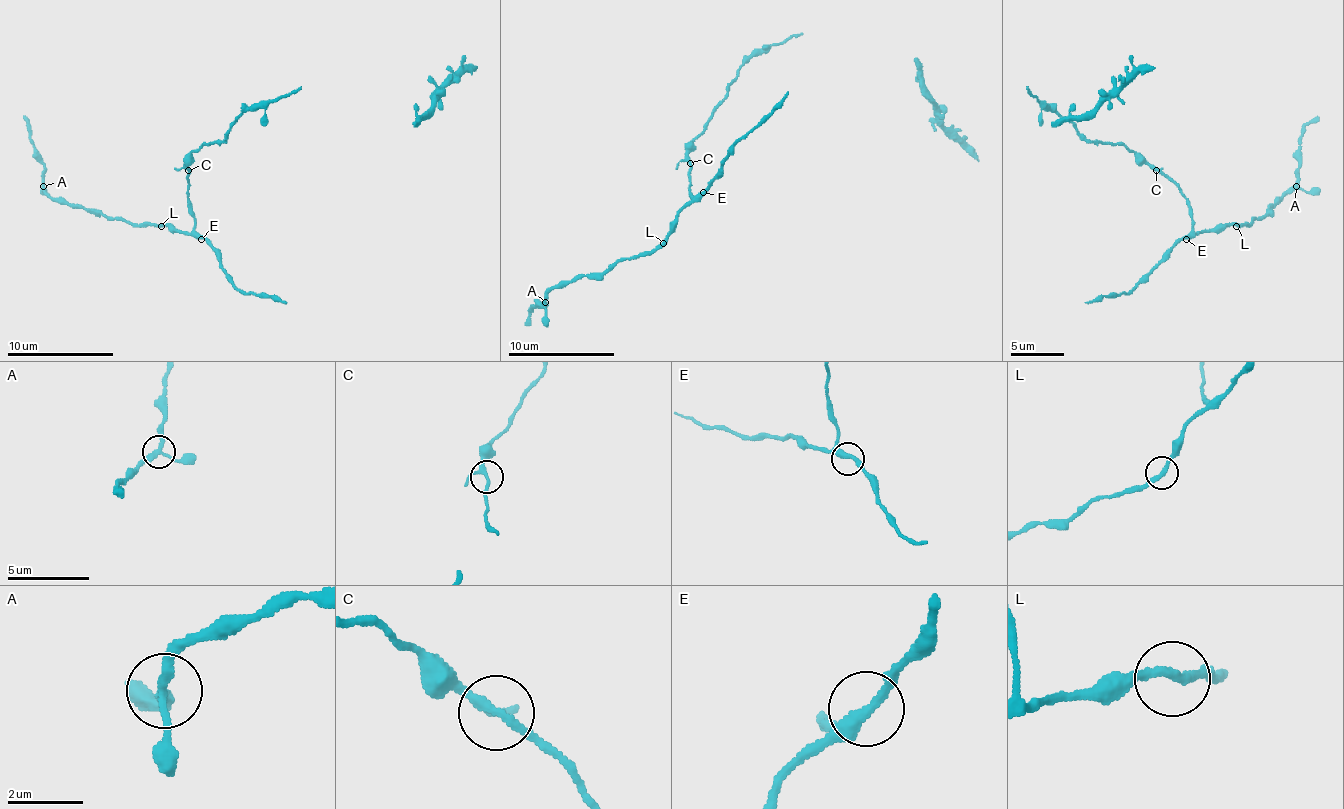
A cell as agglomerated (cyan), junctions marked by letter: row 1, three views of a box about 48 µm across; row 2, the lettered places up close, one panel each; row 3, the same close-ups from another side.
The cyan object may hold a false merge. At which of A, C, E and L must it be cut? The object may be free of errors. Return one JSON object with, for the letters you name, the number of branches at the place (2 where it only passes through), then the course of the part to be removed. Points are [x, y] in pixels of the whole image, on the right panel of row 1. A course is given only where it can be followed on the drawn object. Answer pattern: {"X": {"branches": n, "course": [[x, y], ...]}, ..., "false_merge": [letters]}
{"false_merge": []}

